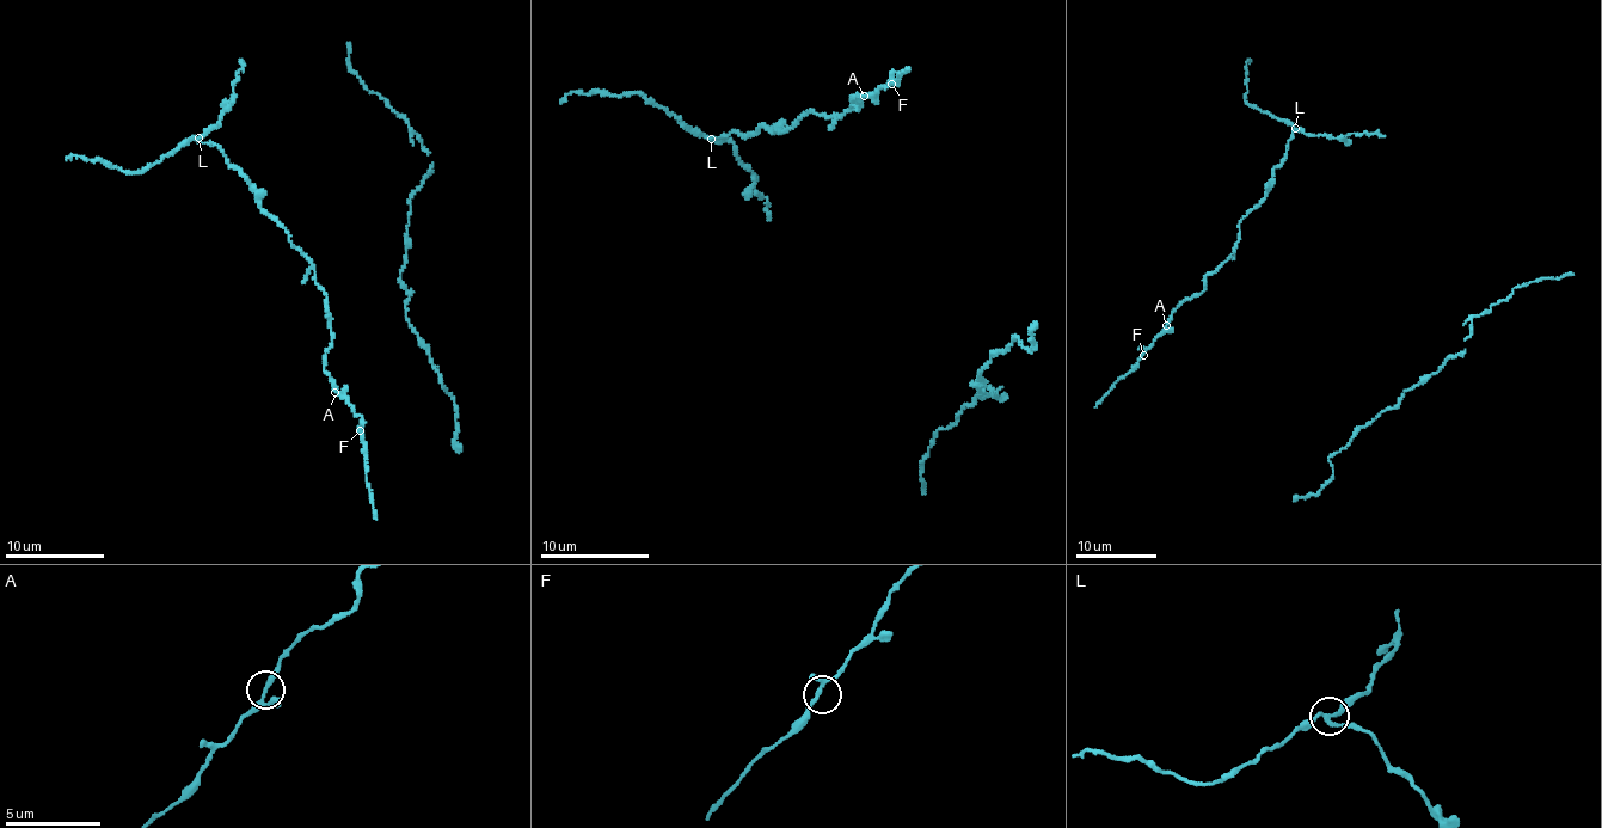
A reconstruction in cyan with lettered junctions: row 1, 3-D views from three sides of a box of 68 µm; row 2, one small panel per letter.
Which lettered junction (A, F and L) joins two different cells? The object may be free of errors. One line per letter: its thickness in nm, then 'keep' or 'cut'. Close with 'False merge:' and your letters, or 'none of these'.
A: 190 nm thick; keep
F: 170 nm thick; keep
L: 190 nm thick; cut
False merge: L

